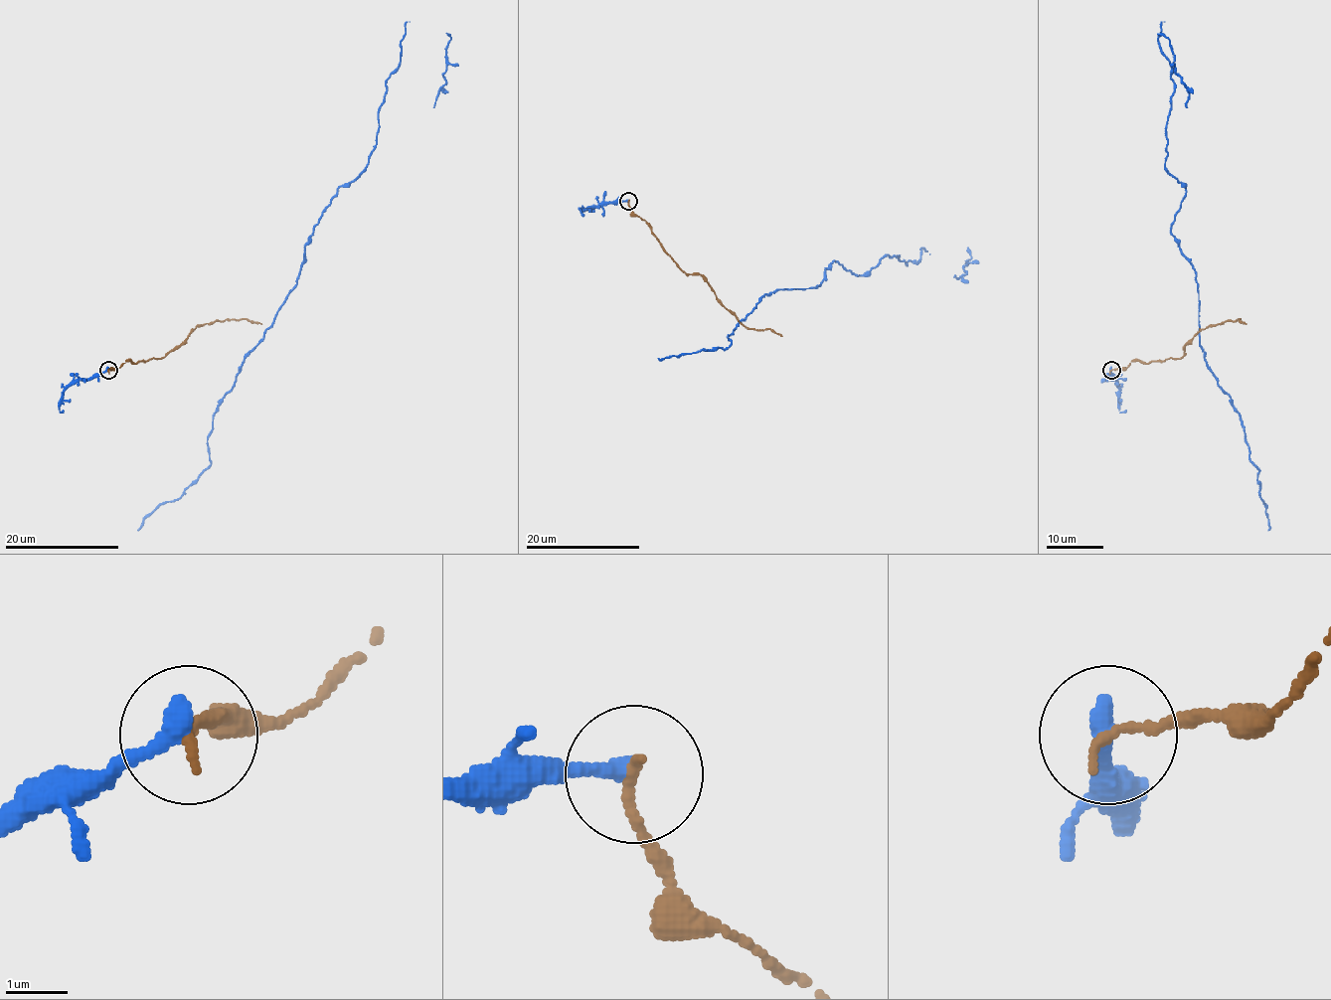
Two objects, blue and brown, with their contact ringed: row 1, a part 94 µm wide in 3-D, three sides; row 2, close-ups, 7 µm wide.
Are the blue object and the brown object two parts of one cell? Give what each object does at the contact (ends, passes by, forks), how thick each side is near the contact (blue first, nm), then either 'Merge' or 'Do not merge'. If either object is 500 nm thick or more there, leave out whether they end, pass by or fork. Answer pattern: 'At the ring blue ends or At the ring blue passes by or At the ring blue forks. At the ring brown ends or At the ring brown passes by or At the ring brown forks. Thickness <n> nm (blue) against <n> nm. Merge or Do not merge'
At the ring blue ends. At the ring brown ends. Thickness 360 nm (blue) against 180 nm. Do not merge

